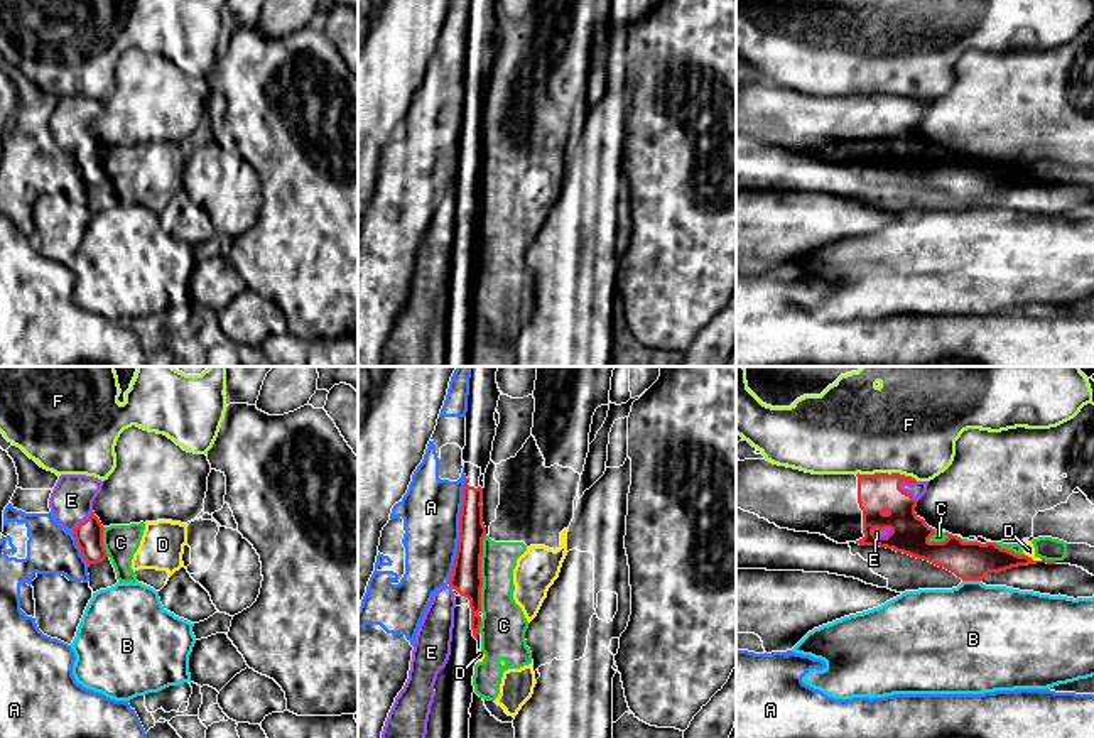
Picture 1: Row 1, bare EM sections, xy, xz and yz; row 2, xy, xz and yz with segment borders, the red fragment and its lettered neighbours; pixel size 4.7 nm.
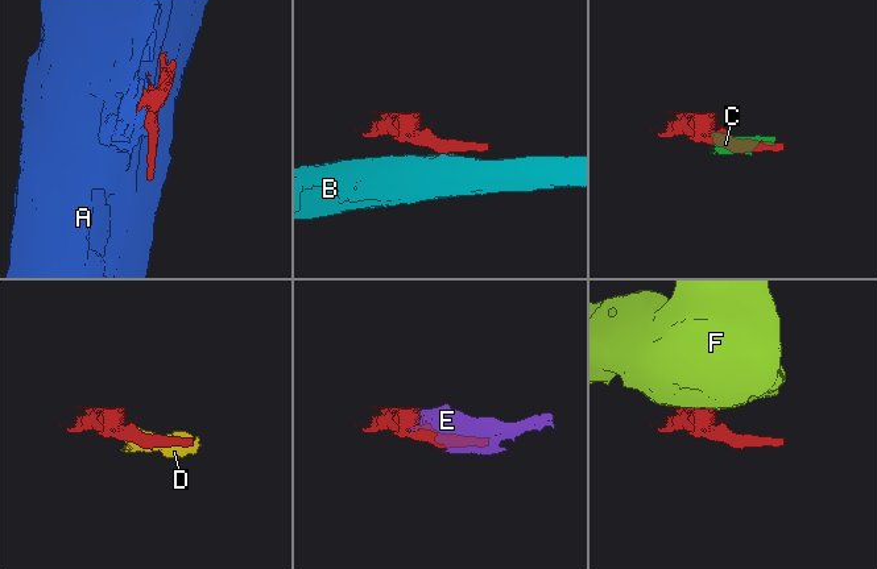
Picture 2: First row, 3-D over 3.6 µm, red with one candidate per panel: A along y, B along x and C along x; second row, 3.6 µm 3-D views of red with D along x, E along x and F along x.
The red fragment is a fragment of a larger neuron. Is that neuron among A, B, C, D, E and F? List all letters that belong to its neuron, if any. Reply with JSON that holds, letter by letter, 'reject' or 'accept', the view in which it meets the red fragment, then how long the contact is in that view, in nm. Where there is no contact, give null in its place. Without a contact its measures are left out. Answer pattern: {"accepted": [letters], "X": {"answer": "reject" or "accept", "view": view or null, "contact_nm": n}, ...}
{"accepted": ["E"], "A": {"answer": "reject", "view": "xz", "contact_nm": 550}, "B": {"answer": "reject", "view": "yz", "contact_nm": 90}, "C": {"answer": "reject", "view": "xz", "contact_nm": 360}, "D": {"answer": "reject", "view": "yz", "contact_nm": 100}, "E": {"answer": "accept", "view": "yz", "contact_nm": 130}, "F": {"answer": "reject", "view": "yz", "contact_nm": 300}}

